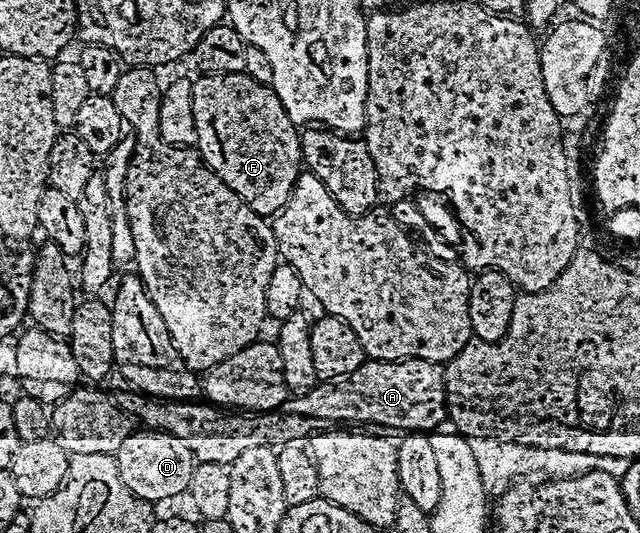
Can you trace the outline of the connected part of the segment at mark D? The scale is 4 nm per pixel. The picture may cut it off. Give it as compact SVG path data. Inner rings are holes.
M136 430L118 446L114 453L118 474L122 482L136 495L137 500L172 500L175 496L184 496L192 481L192 471L197 461L190 446L182 442L182 438L174 438L169 432L155 430Z

